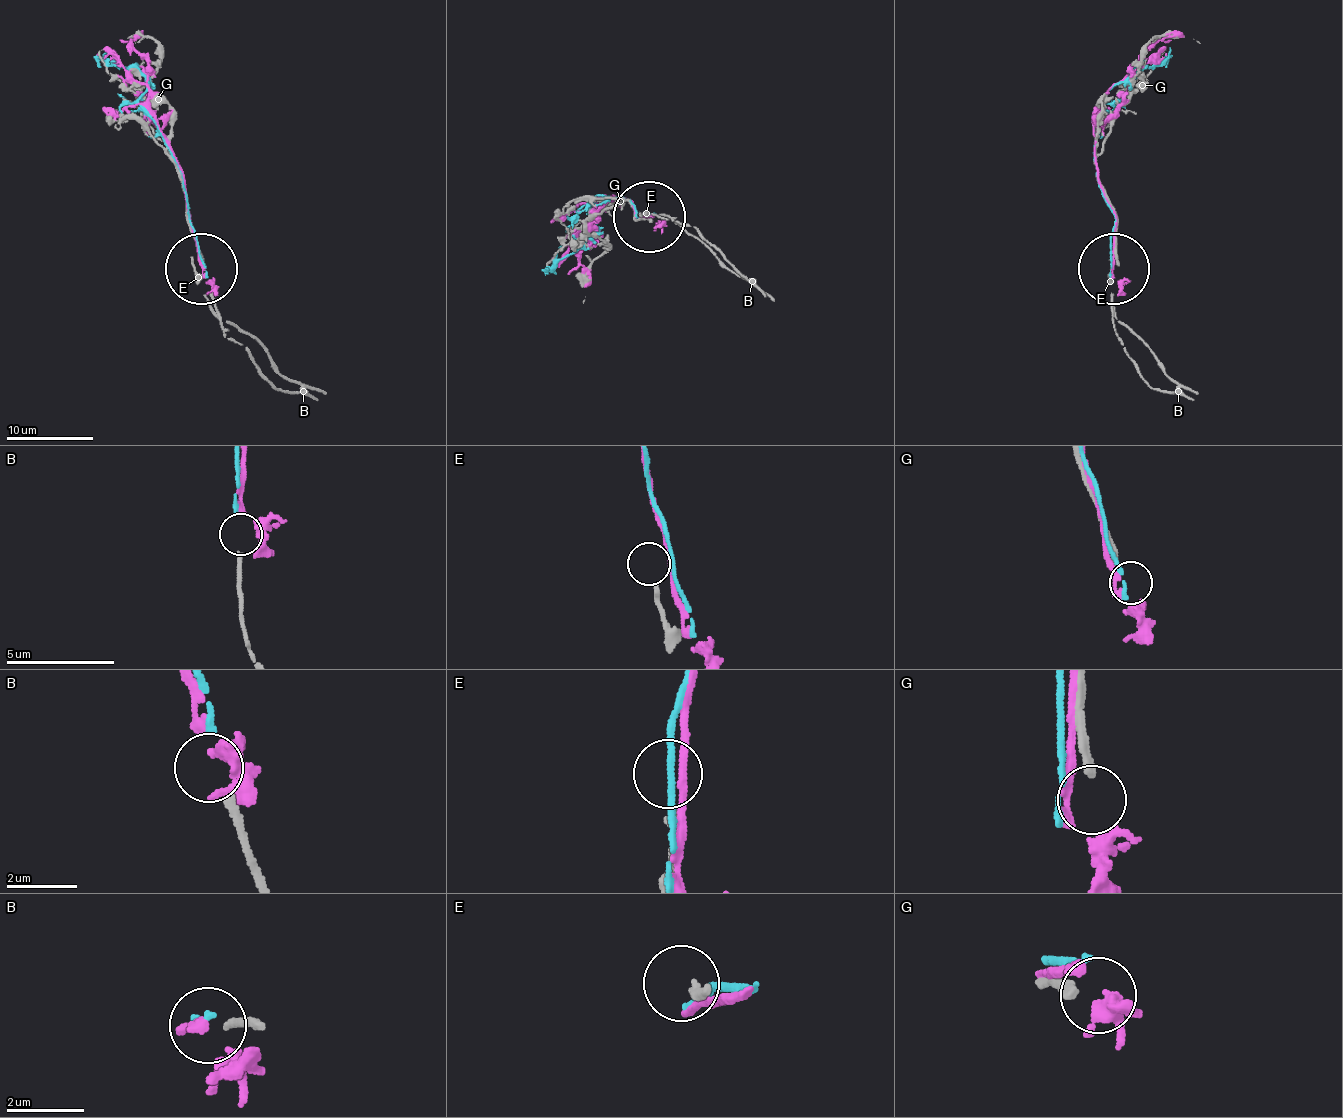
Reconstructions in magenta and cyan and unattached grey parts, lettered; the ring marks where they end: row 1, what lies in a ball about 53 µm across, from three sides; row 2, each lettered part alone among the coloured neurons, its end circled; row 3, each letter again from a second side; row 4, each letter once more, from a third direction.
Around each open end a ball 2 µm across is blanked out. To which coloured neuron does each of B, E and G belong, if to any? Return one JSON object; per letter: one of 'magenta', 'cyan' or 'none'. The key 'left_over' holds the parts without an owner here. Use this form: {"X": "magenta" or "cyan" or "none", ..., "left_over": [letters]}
{"B": "magenta", "E": "none", "G": "none", "left_over": ["E", "G"]}

